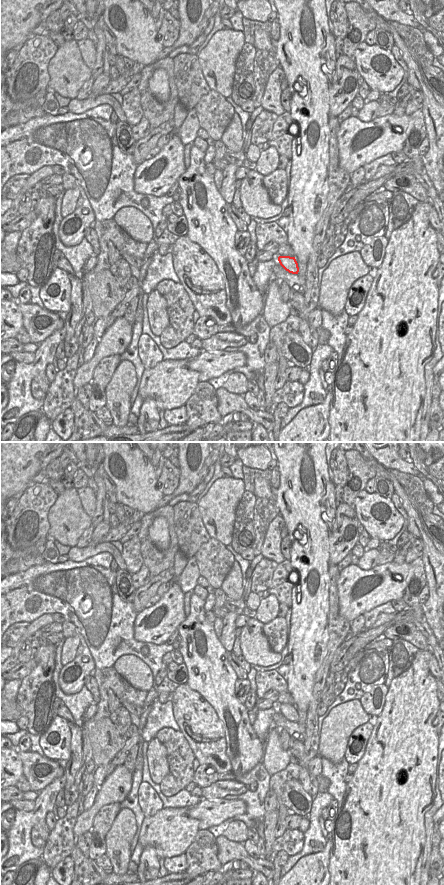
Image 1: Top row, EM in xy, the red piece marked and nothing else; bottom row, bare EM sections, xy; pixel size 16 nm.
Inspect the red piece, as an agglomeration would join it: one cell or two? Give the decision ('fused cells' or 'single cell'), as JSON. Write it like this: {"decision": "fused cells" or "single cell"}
{"decision": "single cell"}

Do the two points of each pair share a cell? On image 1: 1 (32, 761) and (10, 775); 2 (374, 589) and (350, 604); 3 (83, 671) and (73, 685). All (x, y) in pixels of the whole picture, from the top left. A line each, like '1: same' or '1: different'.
1: different
2: same
3: same

